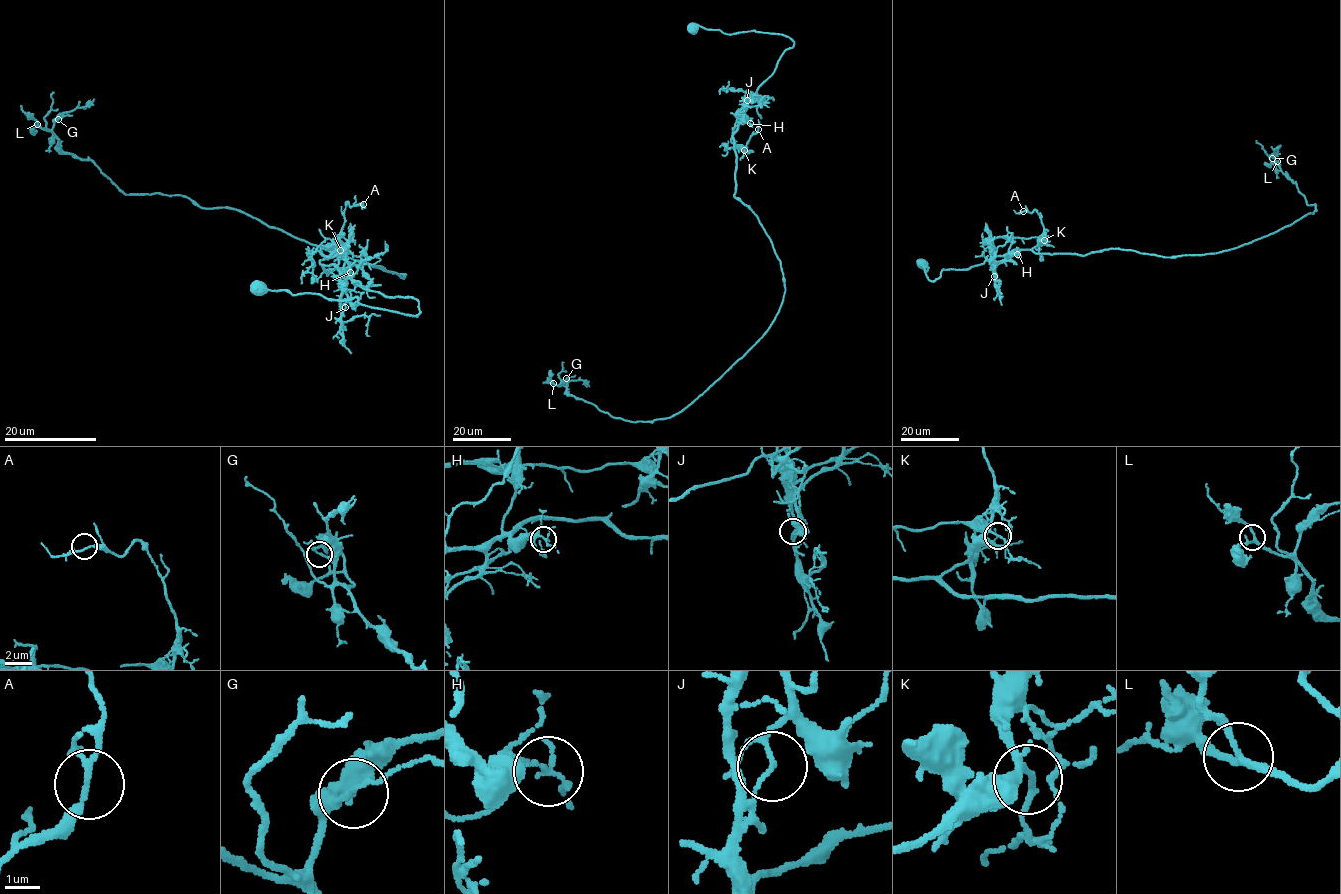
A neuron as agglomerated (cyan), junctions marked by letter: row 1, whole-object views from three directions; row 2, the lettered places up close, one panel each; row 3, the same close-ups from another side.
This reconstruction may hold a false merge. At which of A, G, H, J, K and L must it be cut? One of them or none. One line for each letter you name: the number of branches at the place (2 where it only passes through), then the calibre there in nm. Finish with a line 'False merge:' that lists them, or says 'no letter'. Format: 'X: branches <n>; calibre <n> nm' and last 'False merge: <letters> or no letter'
J: branches 3; calibre 90 nm
False merge: J

